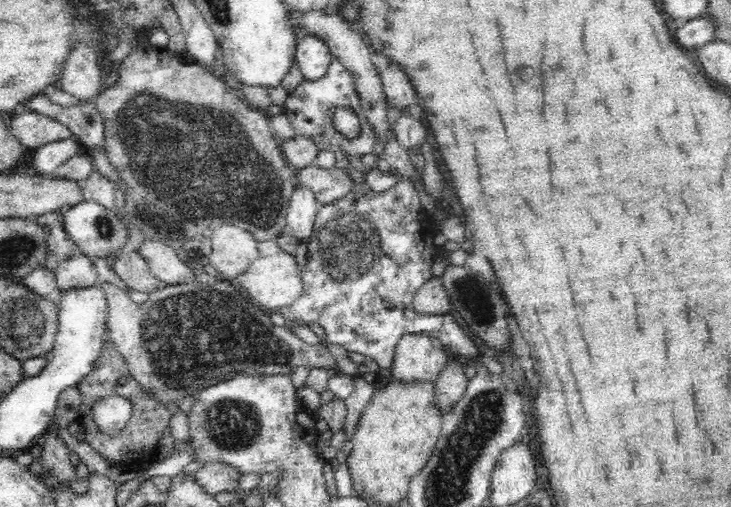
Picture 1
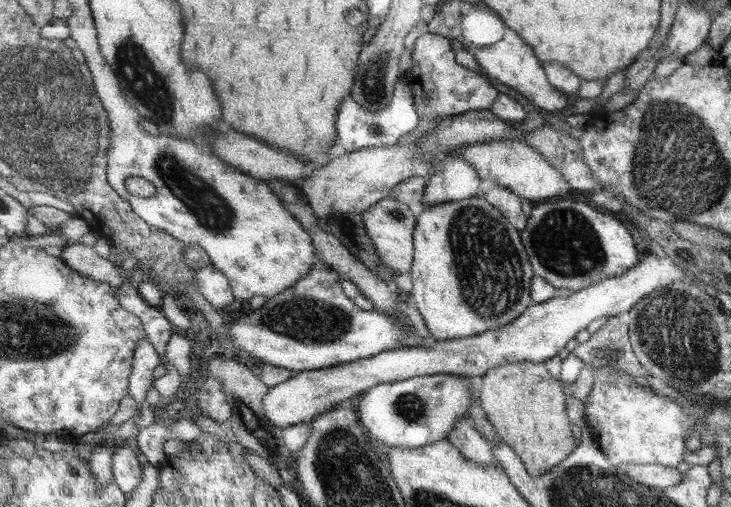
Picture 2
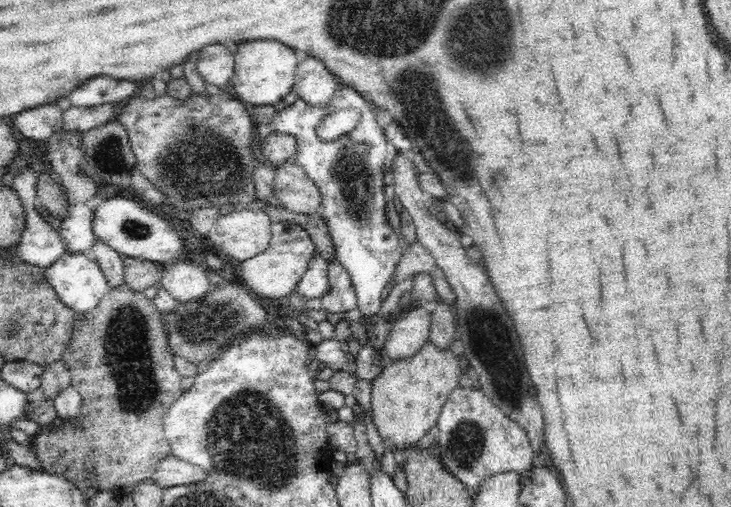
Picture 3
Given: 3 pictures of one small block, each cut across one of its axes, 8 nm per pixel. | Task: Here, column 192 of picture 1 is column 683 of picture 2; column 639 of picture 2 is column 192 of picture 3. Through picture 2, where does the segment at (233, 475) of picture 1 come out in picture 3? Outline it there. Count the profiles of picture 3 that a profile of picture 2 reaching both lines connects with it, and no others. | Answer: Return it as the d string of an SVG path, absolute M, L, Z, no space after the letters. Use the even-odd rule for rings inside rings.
M170 453L158 462L152 478L165 488L202 482L208 480L209 476L199 466L180 460Z

